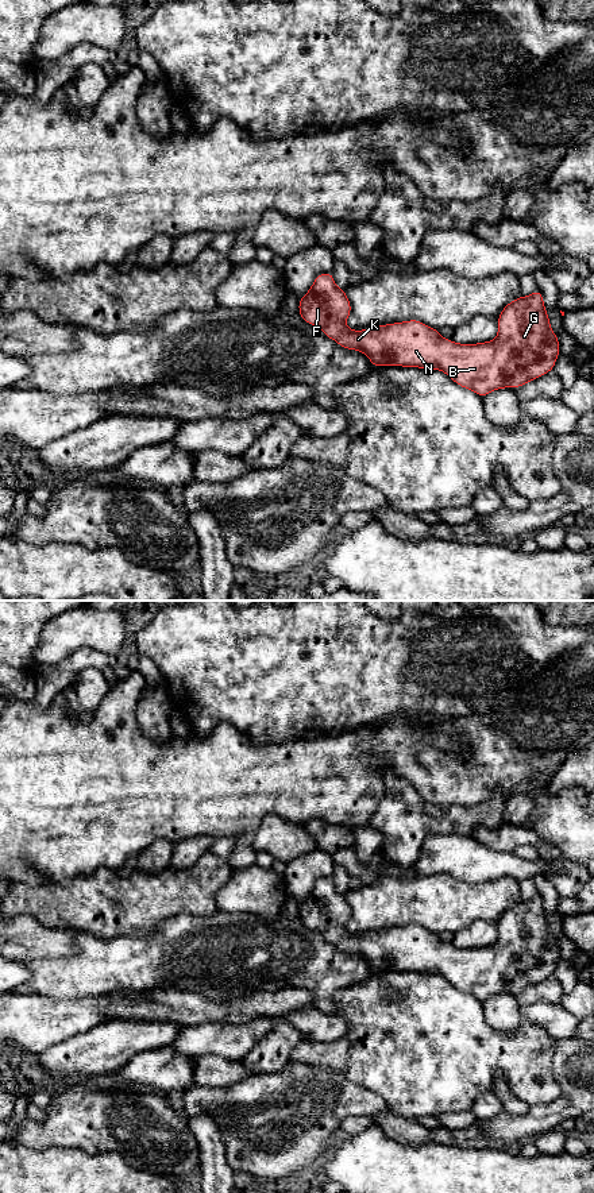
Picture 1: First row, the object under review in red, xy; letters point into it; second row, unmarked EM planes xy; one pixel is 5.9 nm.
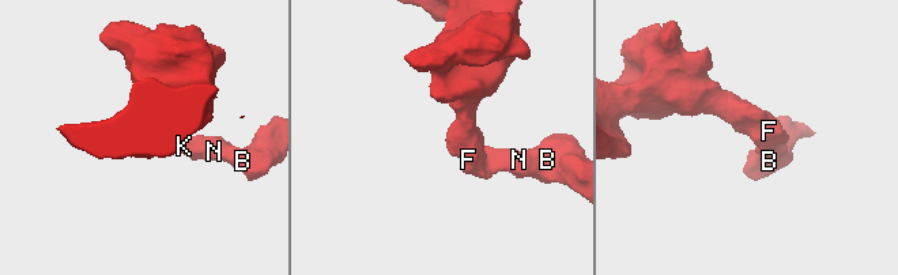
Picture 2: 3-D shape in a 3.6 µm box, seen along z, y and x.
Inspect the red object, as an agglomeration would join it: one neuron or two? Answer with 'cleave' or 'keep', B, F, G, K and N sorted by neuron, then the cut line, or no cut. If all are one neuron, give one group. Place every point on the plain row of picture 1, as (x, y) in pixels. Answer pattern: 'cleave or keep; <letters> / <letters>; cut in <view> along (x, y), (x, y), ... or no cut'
keep; B F G K N; no cut

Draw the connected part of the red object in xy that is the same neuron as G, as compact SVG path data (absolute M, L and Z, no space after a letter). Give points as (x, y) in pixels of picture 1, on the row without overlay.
M332 877L319 879L309 896L298 906L298 918L309 930L319 931L327 942L347 954L363 957L373 972L401 970L441 974L456 989L472 995L481 1003L497 993L520 992L554 974L560 958L559 945L549 930L543 899L537 893L531 900L509 907L498 920L498 939L491 946L460 949L446 945L439 934L420 924L393 927L362 935L348 934L346 926L351 907L346 896L335 889Z

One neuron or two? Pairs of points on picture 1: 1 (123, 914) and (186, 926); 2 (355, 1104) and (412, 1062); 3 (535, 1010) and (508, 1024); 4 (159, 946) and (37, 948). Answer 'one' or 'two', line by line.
1: two
2: two
3: two
4: two

